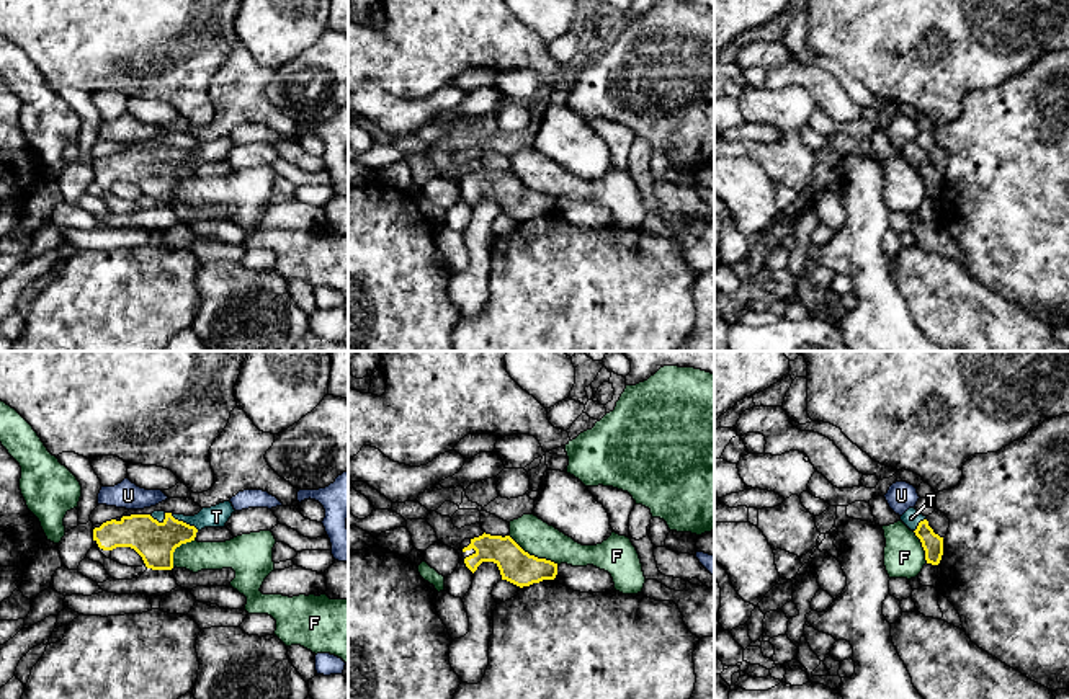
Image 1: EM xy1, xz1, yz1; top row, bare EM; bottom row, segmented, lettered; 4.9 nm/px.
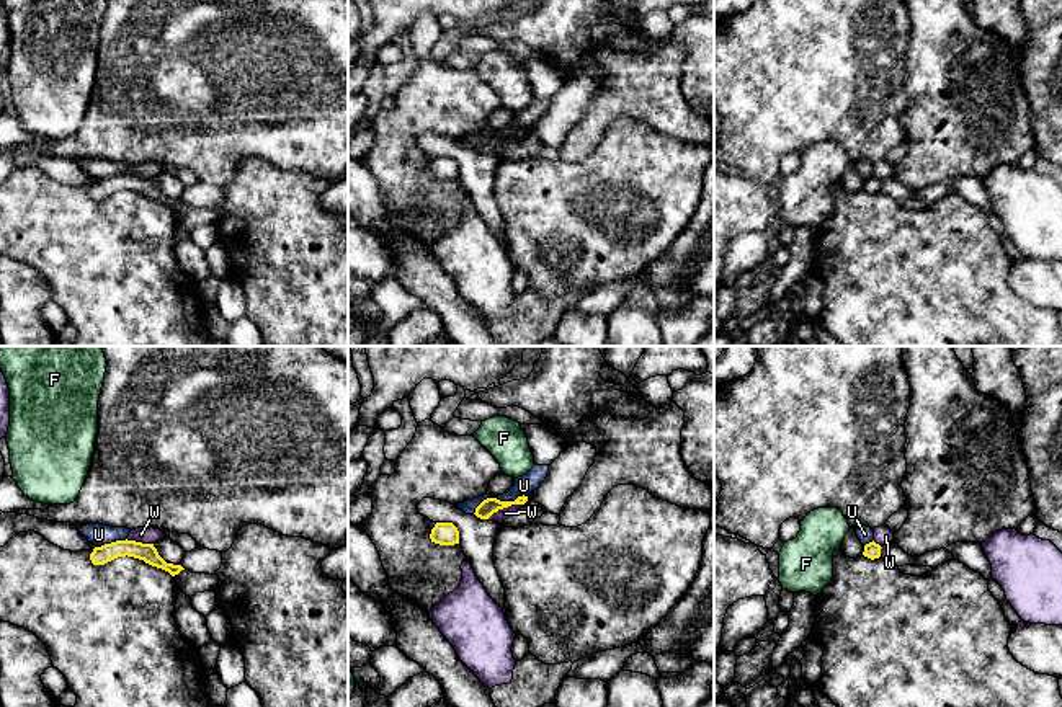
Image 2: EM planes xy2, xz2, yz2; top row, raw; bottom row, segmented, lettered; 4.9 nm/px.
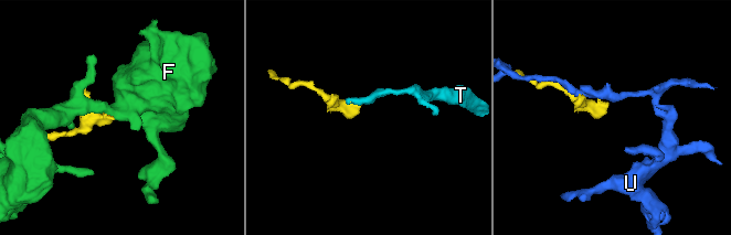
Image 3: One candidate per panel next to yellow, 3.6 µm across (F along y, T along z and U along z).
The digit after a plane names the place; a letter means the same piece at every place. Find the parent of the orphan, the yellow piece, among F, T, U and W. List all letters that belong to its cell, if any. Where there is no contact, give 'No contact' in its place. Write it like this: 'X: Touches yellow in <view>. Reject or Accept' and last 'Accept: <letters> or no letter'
F: Touches yellow in xz1. Reject
T: Touches yellow in xy1. Accept
U: Touches yellow in xz2. Reject
W: Touches yellow in xz2. Reject
Accept: T

